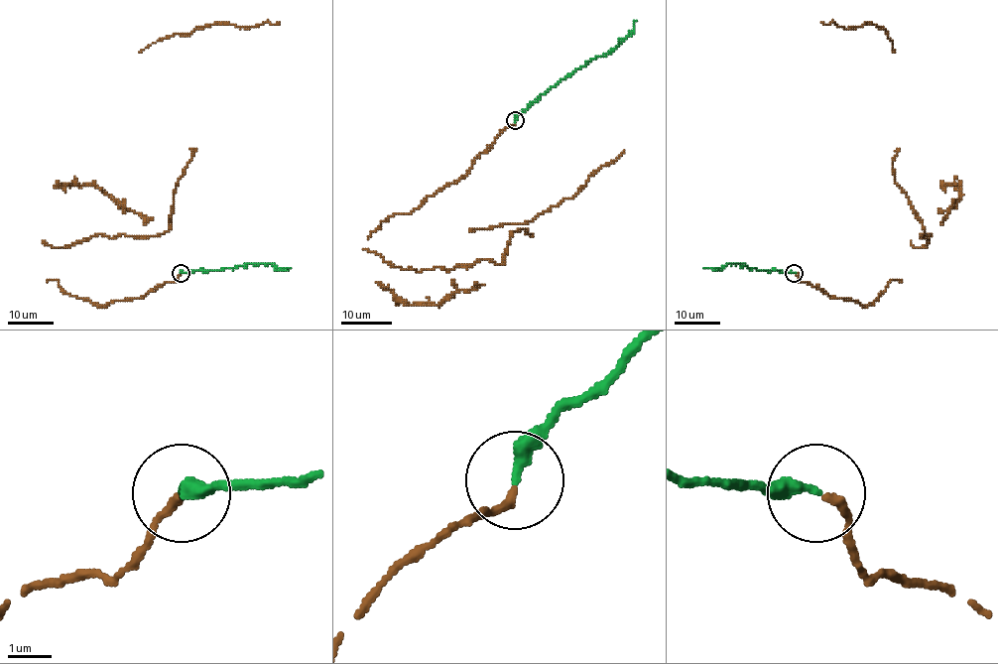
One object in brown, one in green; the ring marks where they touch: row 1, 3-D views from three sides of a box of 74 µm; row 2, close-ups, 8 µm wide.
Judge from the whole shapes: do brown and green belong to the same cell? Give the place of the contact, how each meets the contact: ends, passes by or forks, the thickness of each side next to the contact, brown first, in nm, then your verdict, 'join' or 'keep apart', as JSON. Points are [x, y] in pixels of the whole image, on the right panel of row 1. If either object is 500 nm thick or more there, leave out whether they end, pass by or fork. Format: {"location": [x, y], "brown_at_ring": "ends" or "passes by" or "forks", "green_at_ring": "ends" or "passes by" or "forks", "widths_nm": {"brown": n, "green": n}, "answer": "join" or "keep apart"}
{"location": [794, 273], "brown_at_ring": "ends", "green_at_ring": "ends", "widths_nm": {"brown": 190, "green": 280}, "answer": "join"}

